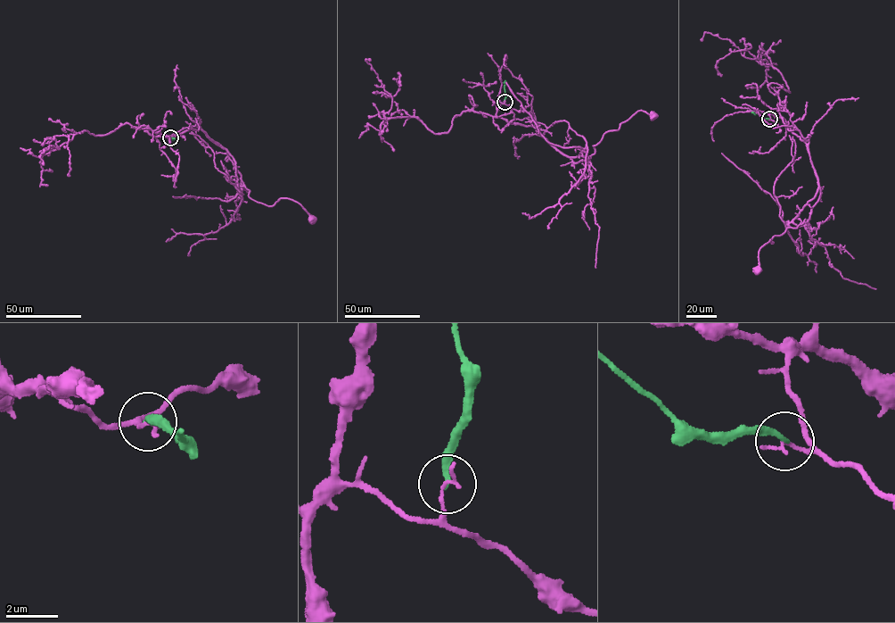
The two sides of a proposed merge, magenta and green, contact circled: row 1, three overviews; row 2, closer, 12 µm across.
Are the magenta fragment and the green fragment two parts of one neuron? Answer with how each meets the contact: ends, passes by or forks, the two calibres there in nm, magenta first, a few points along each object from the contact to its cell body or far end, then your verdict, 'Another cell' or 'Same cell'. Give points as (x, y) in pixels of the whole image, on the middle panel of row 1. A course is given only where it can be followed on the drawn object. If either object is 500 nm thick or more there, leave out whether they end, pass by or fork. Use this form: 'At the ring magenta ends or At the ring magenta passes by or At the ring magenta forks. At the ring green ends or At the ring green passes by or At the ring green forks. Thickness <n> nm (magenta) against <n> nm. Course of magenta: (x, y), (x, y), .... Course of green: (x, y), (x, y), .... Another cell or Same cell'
At the ring magenta ends. At the ring green ends. Thickness 150 nm (magenta) against 240 nm. Course of magenta: (504, 102), (497, 116), (536, 126), (572, 158), (589, 156), (637, 111), (653, 114). Course of green: (504, 102), (504, 83). Another cell

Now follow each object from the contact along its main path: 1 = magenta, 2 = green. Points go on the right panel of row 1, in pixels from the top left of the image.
1: (769, 119), (770, 113), (780, 117), (806, 145), (818, 187), (796, 218), (800, 223), (760, 247), (756, 270)
2: (769, 119), (753, 112)

